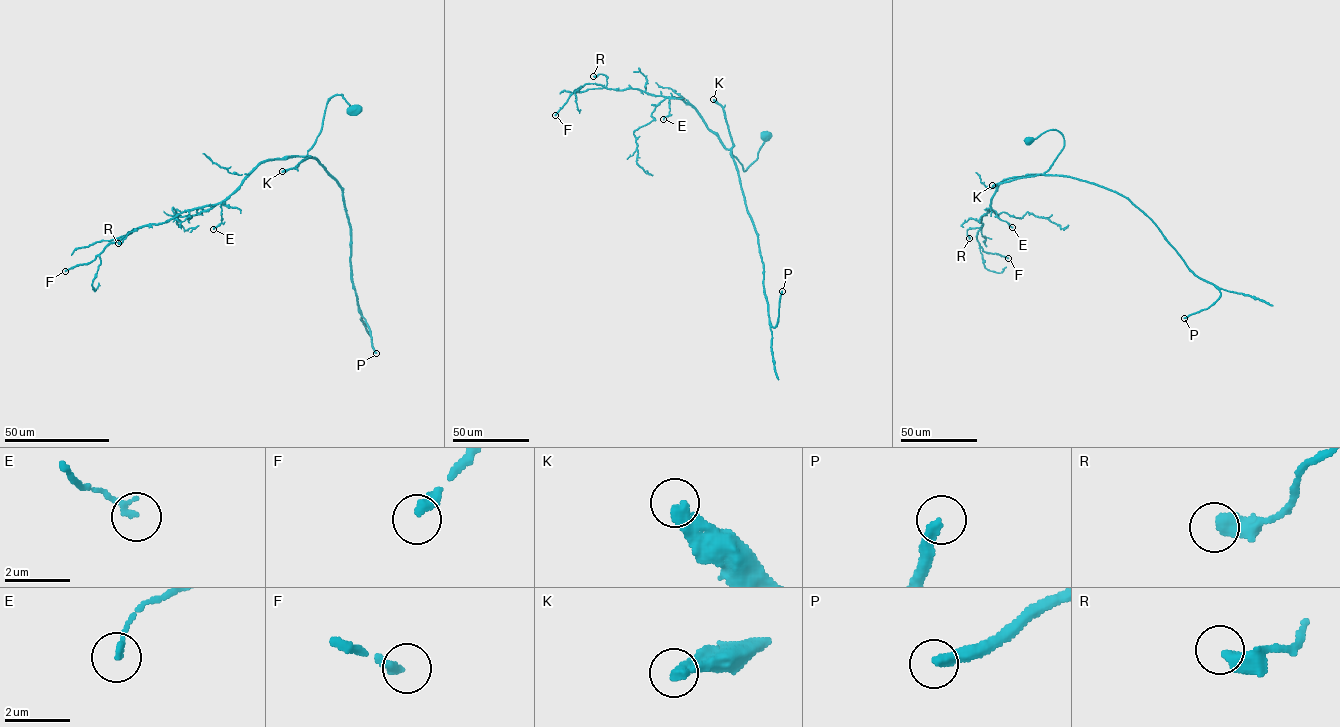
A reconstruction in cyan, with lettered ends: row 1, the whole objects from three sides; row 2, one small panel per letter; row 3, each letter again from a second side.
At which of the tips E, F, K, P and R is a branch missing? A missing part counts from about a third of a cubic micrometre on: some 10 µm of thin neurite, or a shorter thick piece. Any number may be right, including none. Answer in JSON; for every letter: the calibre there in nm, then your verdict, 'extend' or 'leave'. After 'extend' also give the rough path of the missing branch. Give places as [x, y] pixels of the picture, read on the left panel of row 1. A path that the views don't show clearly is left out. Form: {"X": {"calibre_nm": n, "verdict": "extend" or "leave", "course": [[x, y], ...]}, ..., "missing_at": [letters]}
{"E": {"calibre_nm": 160, "verdict": "leave"}, "F": {"calibre_nm": 320, "verdict": "extend", "course": [[65, 271], [51, 280], [50, 285], [55, 294], [62, 282]]}, "K": {"calibre_nm": 420, "verdict": "extend"}, "P": {"calibre_nm": 320, "verdict": "leave"}, "R": {"calibre_nm": 480, "verdict": "leave"}, "missing_at": ["F", "K"]}

